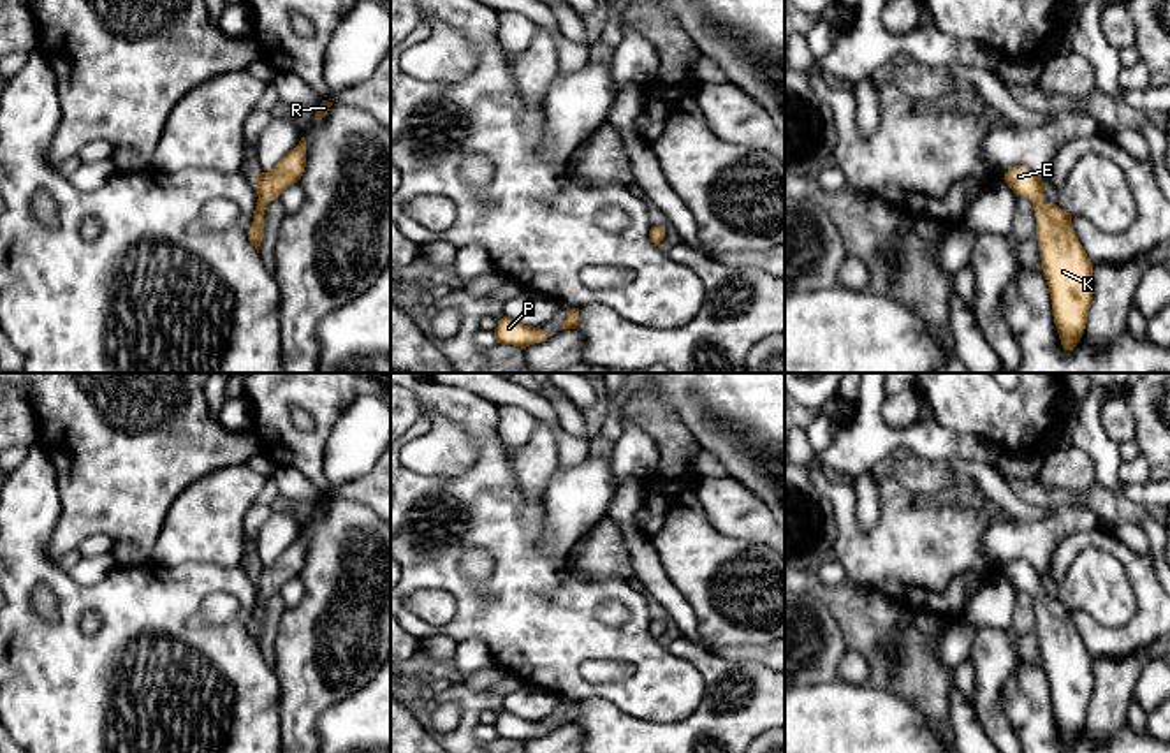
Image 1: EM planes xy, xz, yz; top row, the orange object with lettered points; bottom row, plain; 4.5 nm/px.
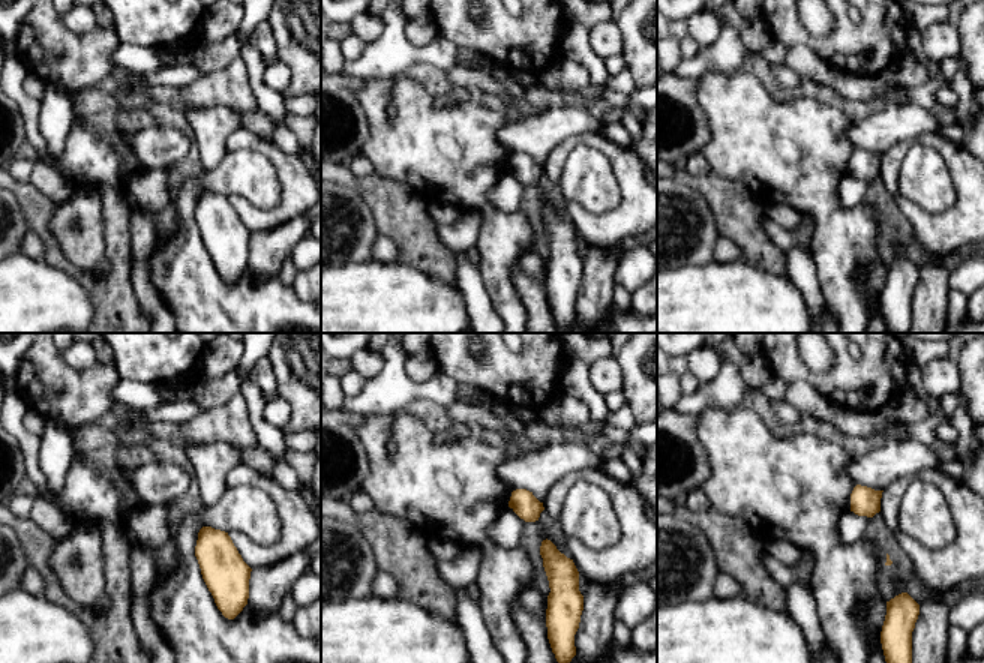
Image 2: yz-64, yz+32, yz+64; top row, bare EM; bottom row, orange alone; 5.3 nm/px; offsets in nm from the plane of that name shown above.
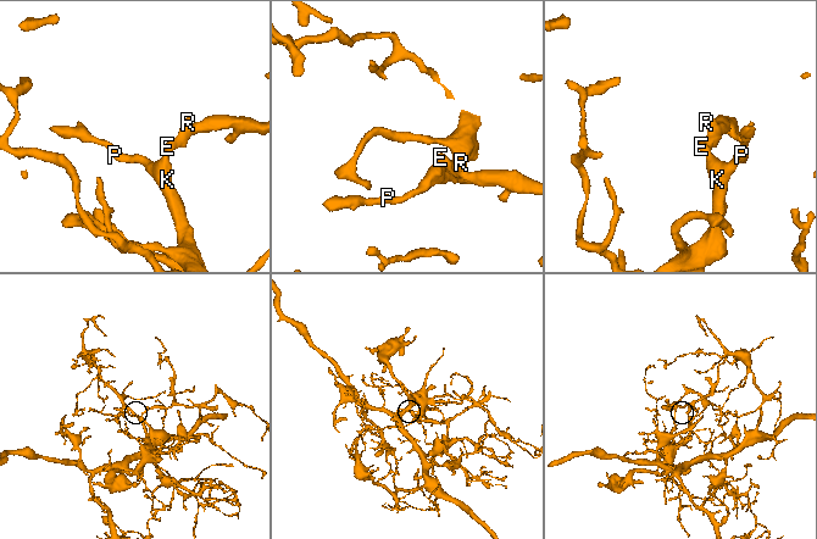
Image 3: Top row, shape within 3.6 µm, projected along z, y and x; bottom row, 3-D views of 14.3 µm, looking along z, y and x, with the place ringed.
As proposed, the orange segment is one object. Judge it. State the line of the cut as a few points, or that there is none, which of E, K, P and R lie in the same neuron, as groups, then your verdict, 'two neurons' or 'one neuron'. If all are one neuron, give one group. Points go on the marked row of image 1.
no cut | E K P R | one neuron

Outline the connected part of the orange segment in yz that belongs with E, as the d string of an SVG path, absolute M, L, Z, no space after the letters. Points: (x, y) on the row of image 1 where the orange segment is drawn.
M1015 165L1003 179L1035 206L1054 324L1063 348L1073 350L1084 334L1094 294L1093 262L1073 230L1071 215L1045 199L1043 181L1029 167Z

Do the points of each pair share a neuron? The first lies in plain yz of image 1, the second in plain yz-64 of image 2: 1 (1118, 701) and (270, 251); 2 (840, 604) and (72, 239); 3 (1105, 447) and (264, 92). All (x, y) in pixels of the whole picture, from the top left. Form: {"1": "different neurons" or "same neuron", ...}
{"1": "same neuron", "2": "different neurons", "3": "same neuron"}

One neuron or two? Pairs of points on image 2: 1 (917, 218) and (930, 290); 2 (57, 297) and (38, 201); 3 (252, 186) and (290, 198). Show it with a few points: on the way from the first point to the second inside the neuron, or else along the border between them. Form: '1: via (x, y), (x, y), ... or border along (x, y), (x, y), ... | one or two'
1: border along (926, 255), (951, 264) | two
2: border along (42, 260), (66, 270), (81, 285) | two
3: border along (270, 161), (281, 198), (257, 209) | two

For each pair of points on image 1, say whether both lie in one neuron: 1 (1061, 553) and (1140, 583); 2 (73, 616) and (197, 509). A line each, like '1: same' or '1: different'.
1: same
2: different

